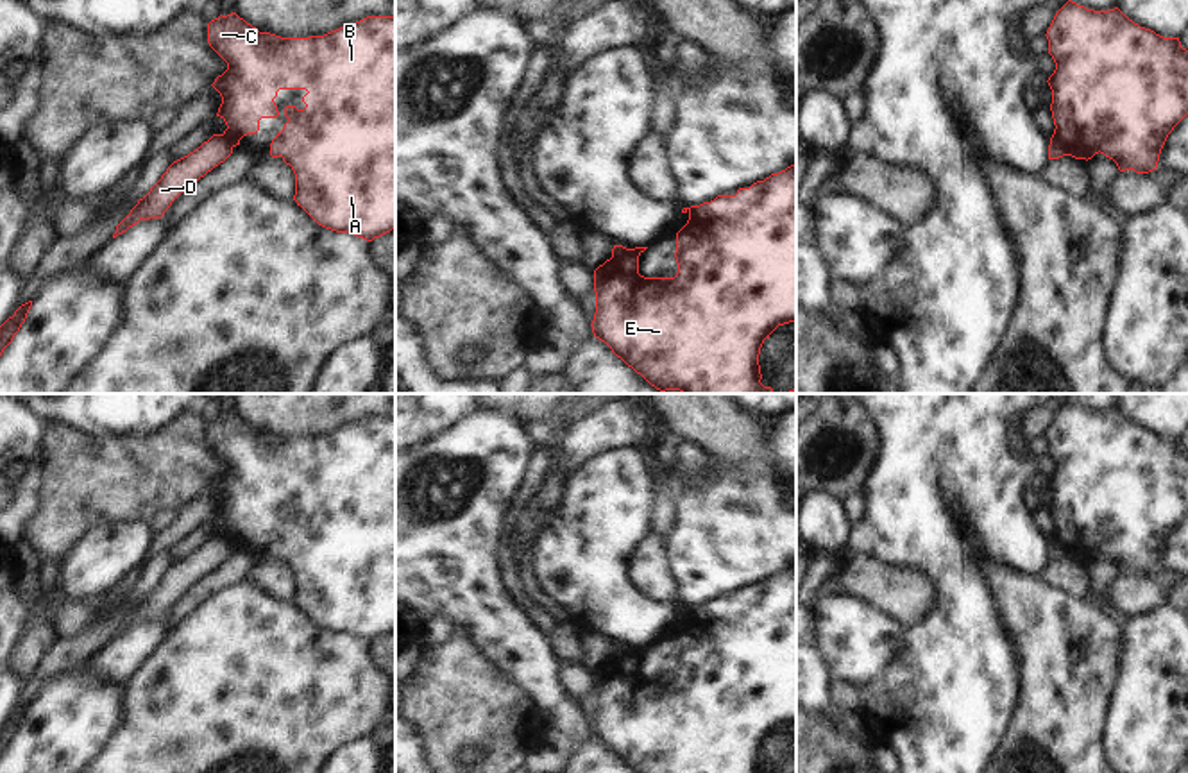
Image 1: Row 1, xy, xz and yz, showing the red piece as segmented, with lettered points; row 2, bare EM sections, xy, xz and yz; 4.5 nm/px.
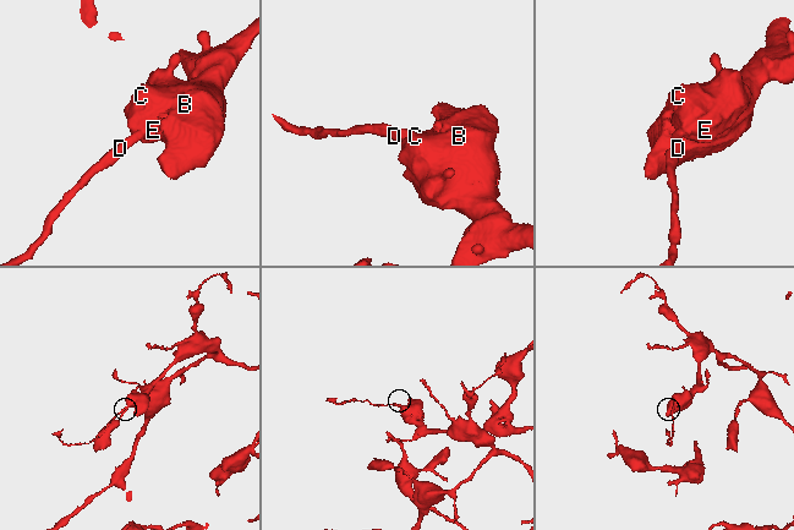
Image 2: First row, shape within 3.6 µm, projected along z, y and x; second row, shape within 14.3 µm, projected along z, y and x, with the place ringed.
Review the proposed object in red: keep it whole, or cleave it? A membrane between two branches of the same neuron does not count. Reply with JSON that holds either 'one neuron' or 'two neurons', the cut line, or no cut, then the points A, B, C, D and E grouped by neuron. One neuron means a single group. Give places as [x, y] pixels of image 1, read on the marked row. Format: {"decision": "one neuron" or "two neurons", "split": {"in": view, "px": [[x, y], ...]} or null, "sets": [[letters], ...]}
{"decision": "two neurons", "split": {"in": "yz", "px": [[1052, 136], [1067, 154]]}, "sets": [["A", "B", "C", "E"], ["D"]]}

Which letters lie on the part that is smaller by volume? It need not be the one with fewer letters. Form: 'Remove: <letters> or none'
Remove: D

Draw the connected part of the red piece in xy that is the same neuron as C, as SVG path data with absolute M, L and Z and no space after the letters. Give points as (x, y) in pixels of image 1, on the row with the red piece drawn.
M236 13L208 23L209 47L227 63L227 70L211 84L222 97L216 116L227 129L233 147L259 131L261 118L277 118L274 102L279 89L306 89L304 109L284 107L288 122L270 143L270 156L283 157L295 174L293 200L318 225L349 233L367 242L395 229L395 16L367 16L324 36L281 38L259 32Z

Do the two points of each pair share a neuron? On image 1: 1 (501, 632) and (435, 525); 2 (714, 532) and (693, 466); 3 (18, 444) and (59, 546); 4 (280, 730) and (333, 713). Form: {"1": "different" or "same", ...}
{"1": "same", "2": "different", "3": "different", "4": "same"}

